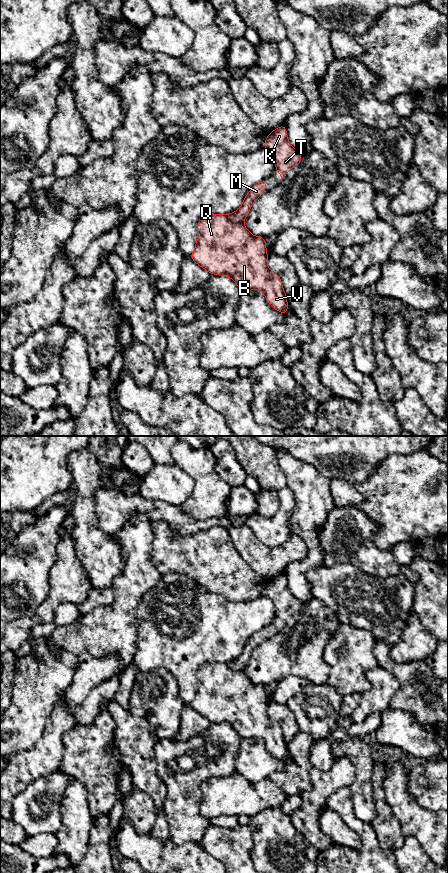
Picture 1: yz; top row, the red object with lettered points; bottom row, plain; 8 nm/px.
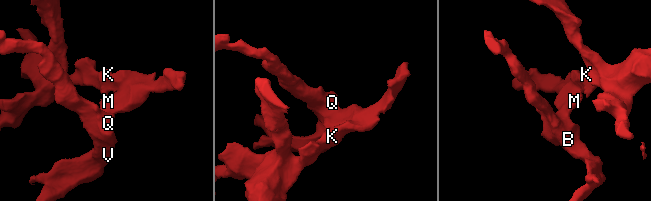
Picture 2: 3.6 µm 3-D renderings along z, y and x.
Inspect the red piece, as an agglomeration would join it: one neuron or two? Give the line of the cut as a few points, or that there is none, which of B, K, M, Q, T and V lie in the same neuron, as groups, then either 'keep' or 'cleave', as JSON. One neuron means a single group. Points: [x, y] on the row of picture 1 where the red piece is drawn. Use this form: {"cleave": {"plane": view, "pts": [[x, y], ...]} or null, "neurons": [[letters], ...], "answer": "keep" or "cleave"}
{"cleave": {"plane": "yz", "pts": [[225, 215], [233, 221], [241, 222]]}, "neurons": [["B", "Q", "V"], ["K", "M", "T"]], "answer": "cleave"}

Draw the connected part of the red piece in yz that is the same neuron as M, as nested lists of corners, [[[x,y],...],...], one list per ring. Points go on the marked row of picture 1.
[[[264,180],[254,185],[251,190],[246,194],[244,201],[240,208],[233,213],[226,216],[233,222],[243,222],[247,217],[252,204],[265,193],[267,182]]]

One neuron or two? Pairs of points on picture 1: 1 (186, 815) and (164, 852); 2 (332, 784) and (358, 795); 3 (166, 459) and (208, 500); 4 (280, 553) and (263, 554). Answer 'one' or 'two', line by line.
1: two
2: two
3: two
4: one

